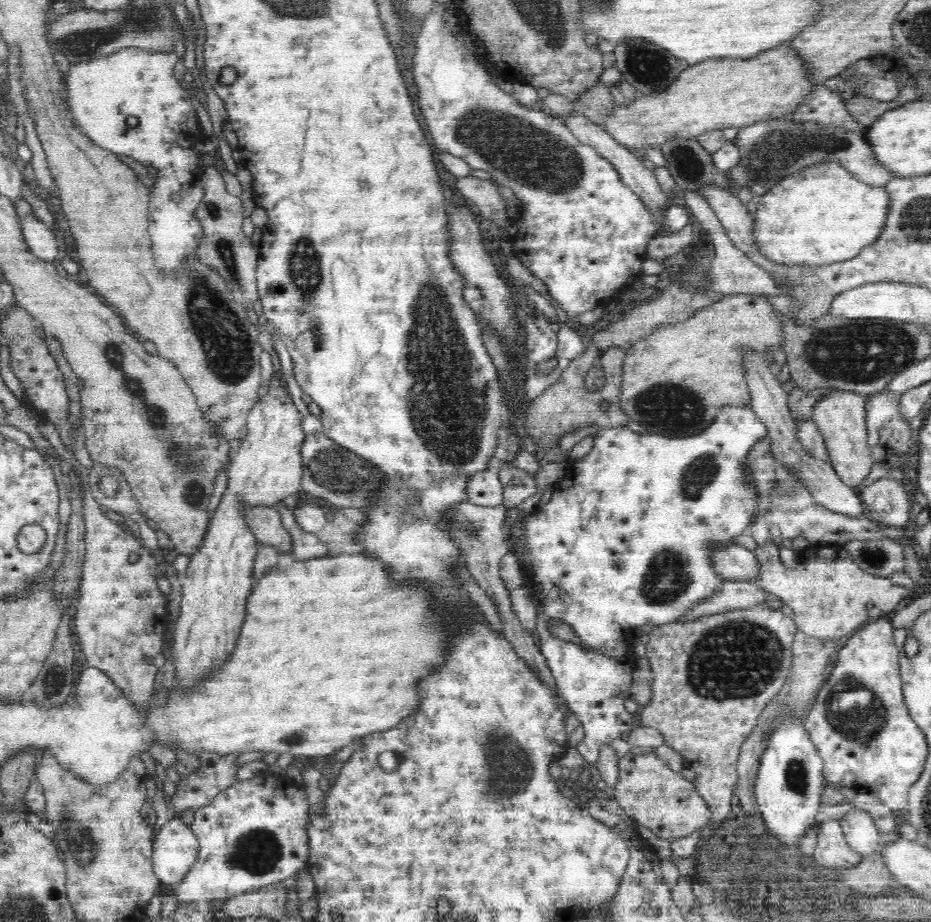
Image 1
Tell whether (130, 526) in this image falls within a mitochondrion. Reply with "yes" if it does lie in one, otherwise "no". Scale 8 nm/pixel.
no

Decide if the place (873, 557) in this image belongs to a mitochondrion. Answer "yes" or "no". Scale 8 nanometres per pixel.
yes

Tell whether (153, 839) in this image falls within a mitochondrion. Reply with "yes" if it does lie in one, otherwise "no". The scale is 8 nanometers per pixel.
no

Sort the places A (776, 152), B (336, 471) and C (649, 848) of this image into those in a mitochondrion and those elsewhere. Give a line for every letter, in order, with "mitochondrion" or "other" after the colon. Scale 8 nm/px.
A: mitochondrion
B: mitochondrion
C: other

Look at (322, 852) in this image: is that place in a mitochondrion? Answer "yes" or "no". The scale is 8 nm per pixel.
no

